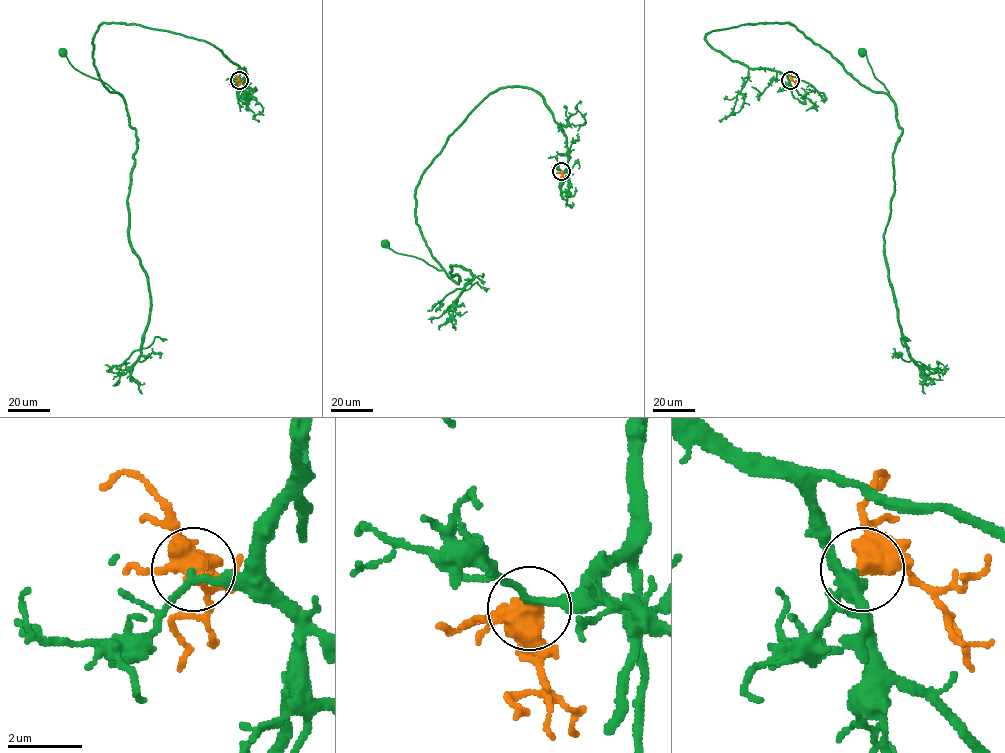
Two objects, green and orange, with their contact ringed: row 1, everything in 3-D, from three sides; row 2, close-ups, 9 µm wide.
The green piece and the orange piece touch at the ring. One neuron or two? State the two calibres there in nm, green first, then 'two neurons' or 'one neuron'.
calibres 170 and 440 nm; two neurons

